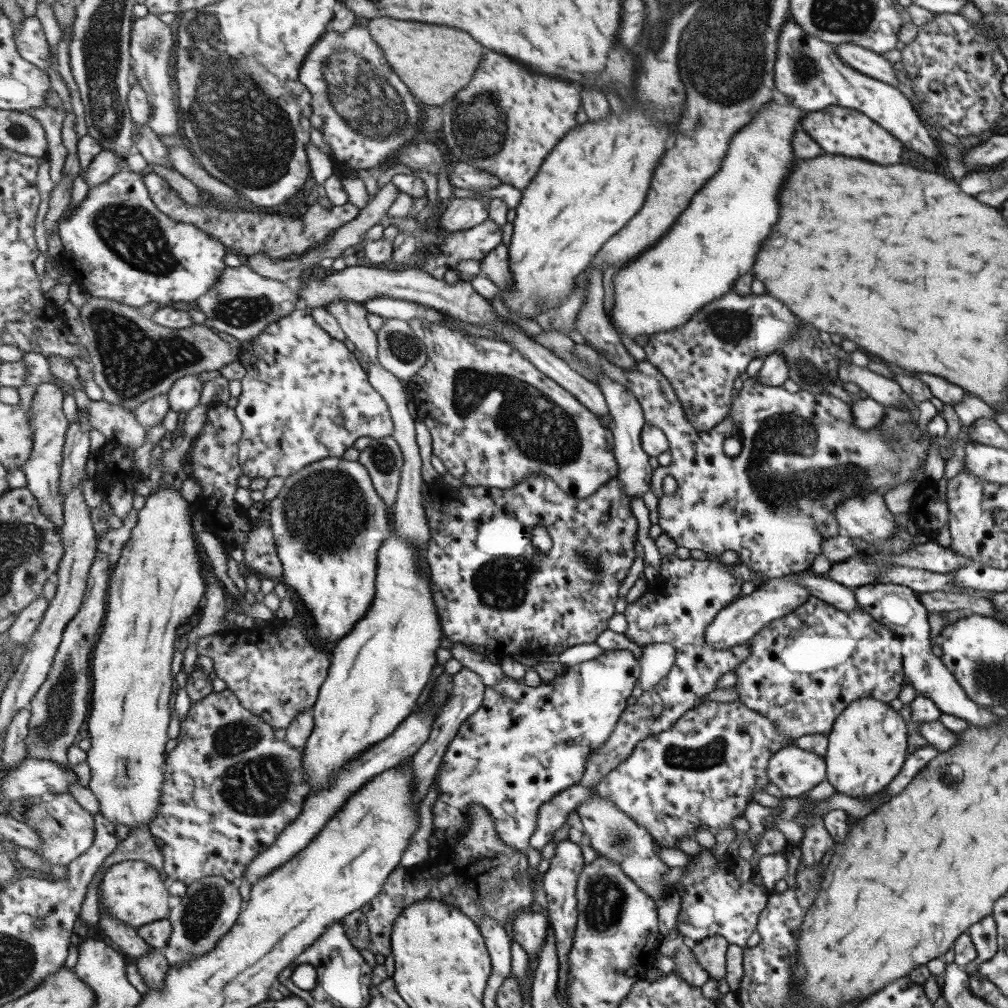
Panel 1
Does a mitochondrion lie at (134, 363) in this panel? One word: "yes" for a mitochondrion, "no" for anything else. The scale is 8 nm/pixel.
yes

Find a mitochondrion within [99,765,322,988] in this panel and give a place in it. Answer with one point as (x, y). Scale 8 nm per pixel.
(202, 910)

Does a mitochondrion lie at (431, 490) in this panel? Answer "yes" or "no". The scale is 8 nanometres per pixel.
no

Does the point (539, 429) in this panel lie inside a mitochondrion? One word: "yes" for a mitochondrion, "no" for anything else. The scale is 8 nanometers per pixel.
yes

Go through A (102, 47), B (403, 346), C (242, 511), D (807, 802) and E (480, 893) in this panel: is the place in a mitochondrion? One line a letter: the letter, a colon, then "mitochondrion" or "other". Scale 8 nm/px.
A: mitochondrion
B: mitochondrion
C: other
D: other
E: mitochondrion

